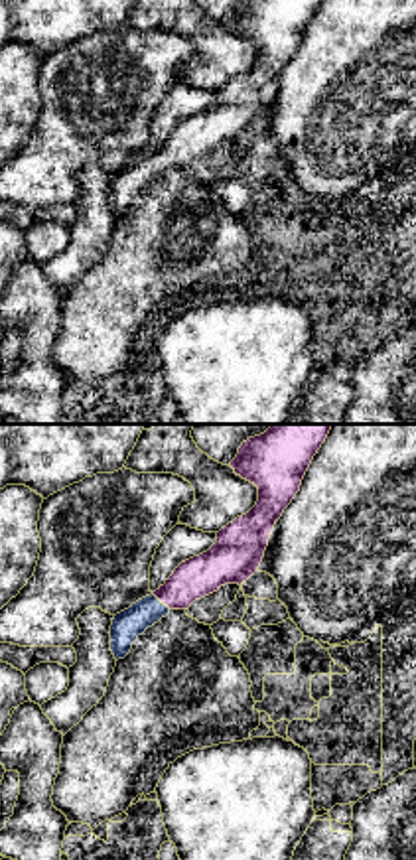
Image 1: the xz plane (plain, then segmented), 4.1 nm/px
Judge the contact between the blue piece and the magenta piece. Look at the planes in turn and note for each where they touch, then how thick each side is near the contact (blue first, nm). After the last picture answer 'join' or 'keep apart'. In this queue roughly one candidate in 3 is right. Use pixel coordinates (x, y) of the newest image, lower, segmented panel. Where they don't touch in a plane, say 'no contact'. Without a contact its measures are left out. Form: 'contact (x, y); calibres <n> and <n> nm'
contact (160, 602); calibres 120 and 160 nm

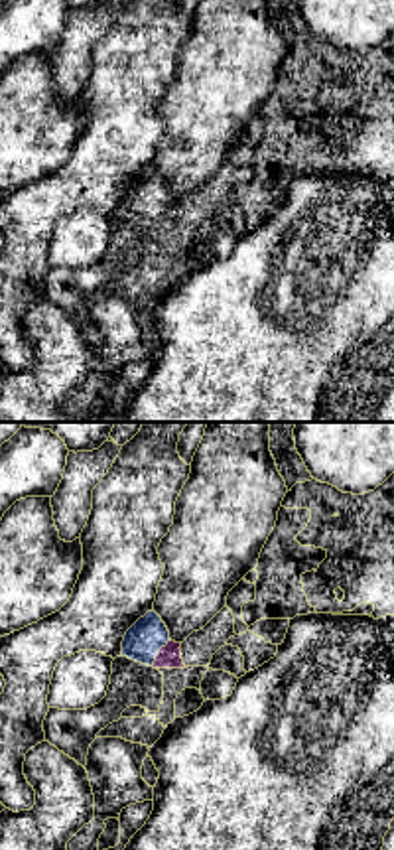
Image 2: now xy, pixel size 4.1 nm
contact (156, 653); calibres 150 and 100 nm

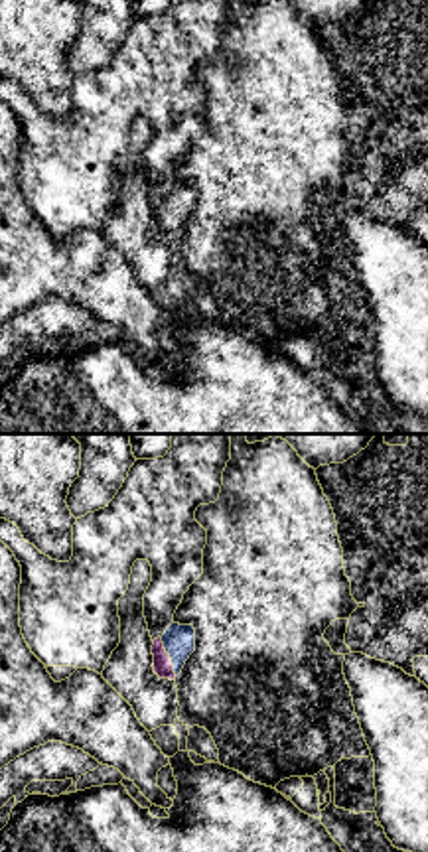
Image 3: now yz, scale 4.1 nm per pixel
contact (170, 657); calibres 130 and 80 nm

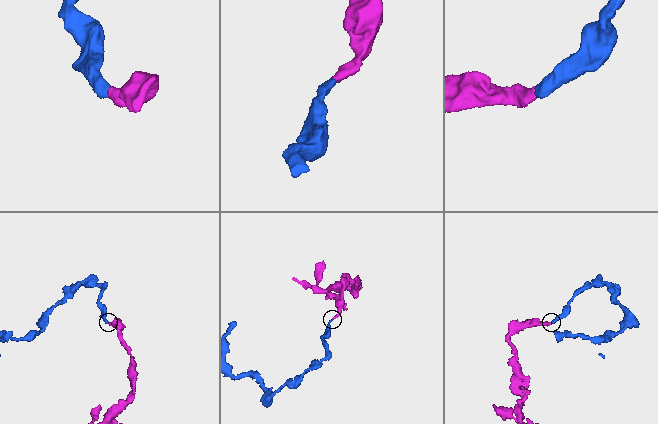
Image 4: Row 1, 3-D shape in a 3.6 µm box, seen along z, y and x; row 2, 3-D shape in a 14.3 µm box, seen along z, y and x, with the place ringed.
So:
join

